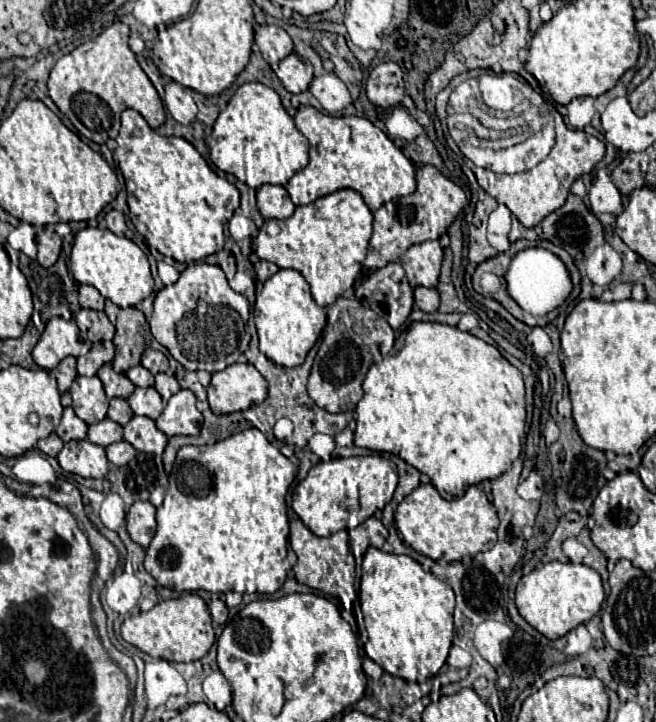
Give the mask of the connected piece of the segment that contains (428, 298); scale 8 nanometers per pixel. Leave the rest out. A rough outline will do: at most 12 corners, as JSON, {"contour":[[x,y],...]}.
{"contour":[[416,286],[414,306],[422,312],[438,310],[436,288]]}

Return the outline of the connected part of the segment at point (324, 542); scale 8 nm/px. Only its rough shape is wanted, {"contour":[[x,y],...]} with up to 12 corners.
{"contour":[[302,520],[290,522],[298,556],[296,580],[340,599],[356,613],[366,643],[354,586],[355,559],[348,532],[320,538]]}

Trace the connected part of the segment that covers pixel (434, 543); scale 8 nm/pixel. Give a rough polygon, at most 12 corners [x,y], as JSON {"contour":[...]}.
{"contour":[[420,484],[398,504],[402,540],[454,562],[496,544],[478,486],[444,500]]}

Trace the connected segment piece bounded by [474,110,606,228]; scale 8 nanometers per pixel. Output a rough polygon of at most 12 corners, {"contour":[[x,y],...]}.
{"contour":[[556,110],[556,144],[538,166],[478,184],[526,228],[566,202],[606,154]]}

